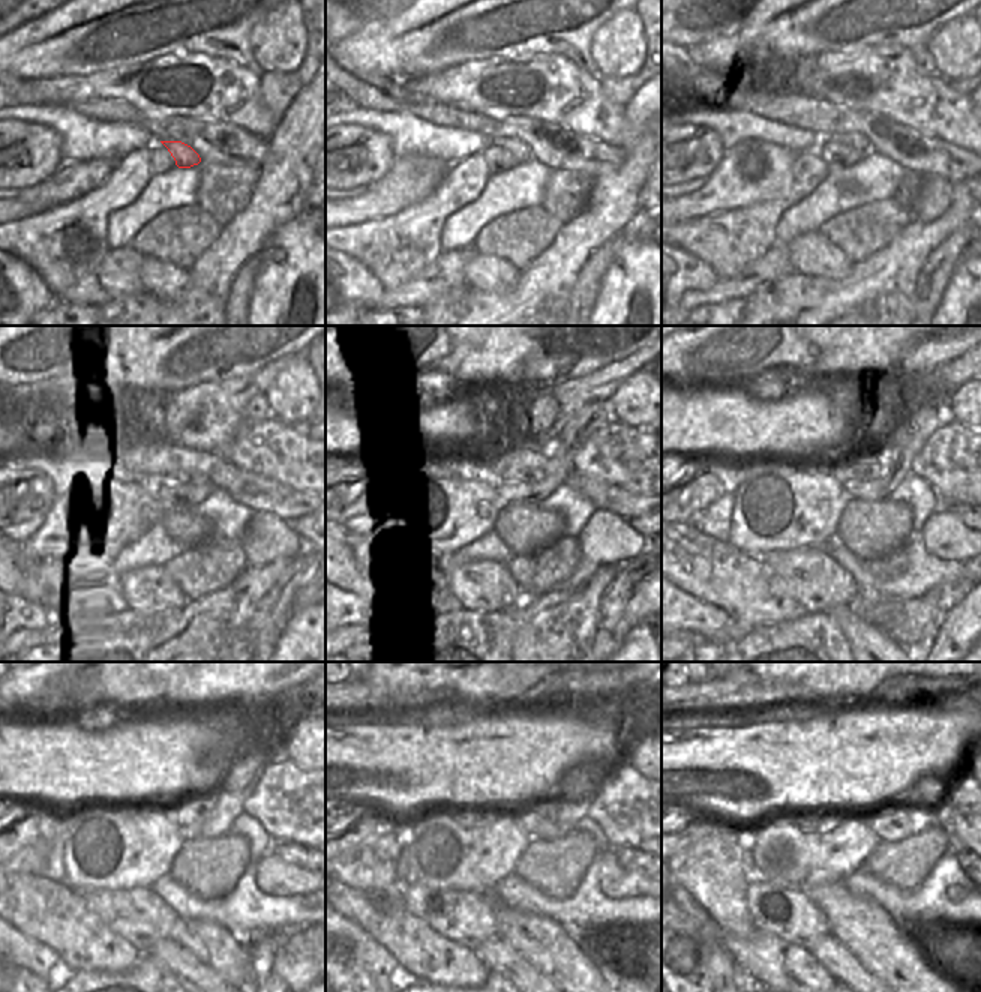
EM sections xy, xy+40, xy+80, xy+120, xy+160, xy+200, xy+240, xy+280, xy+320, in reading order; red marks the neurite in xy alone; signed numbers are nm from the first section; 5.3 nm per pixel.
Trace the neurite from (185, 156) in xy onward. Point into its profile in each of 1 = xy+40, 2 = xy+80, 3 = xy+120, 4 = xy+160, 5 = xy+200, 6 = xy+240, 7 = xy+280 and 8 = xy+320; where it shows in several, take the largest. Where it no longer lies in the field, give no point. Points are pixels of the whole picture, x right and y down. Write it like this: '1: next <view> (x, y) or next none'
1: next xy+40 (521, 150)
2: next xy+80 (858, 141)
3: next xy+120 (182, 474)
4: next xy+160 (524, 473)
5: next xy+200 (870, 470)
6: next xy+240 (191, 815)
7: next xy+280 (539, 821)
8: next xy+320 (887, 826)

